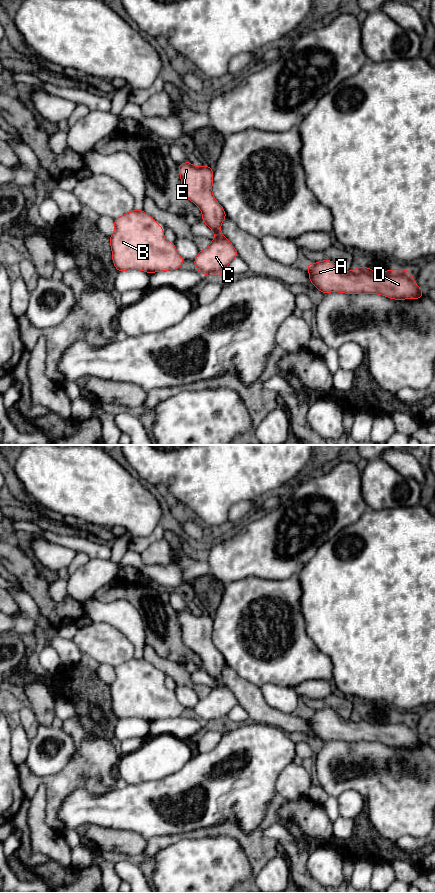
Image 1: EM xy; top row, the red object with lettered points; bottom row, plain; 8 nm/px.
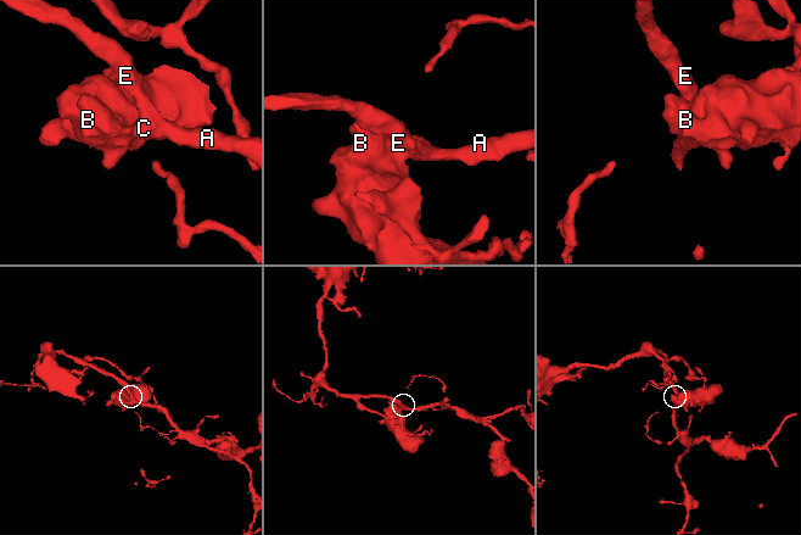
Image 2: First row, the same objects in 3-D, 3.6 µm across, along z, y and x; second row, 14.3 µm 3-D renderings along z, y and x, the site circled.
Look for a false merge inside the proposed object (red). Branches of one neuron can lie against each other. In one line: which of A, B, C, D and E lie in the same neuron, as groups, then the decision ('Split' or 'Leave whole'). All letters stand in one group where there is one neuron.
Groups: A B C D E. Leave whole

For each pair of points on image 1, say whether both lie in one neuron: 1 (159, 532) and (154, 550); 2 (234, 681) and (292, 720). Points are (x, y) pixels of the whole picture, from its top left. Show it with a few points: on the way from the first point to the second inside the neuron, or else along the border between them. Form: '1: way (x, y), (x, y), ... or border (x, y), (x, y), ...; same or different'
1: border (163, 537), (154, 540), (140, 554); different
2: way (248, 695), (268, 715), (278, 719); same

